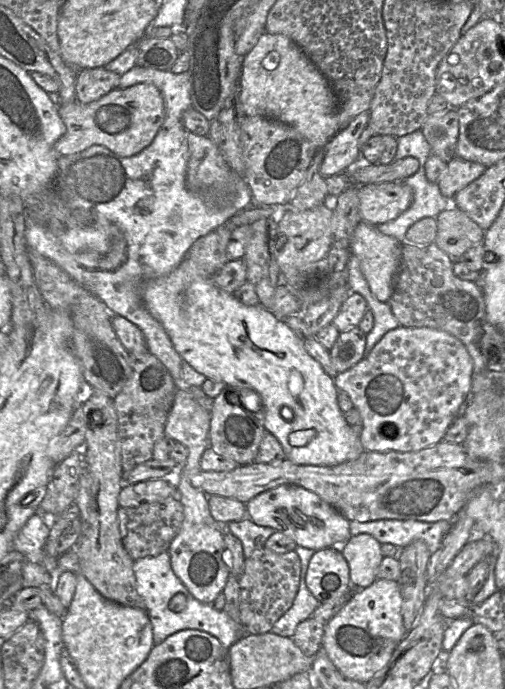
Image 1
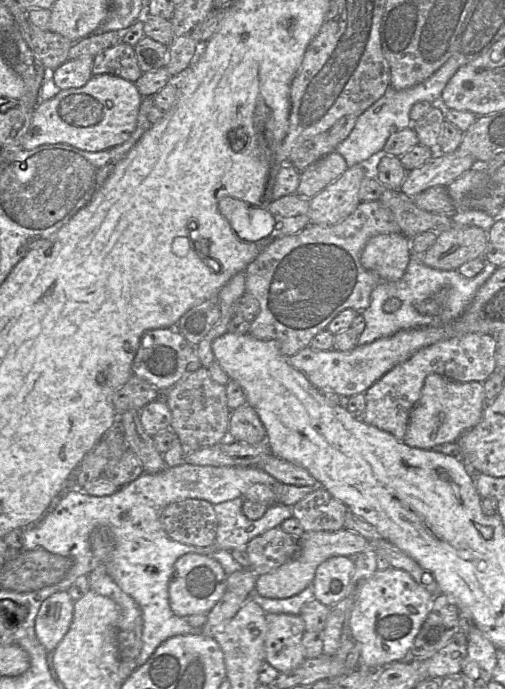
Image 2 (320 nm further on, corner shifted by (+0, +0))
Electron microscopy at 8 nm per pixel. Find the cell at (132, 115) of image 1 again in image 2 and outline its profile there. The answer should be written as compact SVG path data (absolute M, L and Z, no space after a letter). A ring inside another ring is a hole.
M111 74L92 75L80 88L60 90L53 98L38 102L29 128L21 139L23 150L44 144L69 144L97 152L121 145L137 126L142 96L134 83Z

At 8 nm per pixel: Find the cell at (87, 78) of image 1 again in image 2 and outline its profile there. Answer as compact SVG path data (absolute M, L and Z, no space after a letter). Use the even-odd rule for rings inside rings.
M117 43L93 57L92 75L111 74L135 83L142 72L138 66L134 47Z

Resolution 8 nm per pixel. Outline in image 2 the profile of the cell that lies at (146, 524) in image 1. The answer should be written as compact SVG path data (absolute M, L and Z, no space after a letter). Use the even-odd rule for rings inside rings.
M185 499L167 505L160 522L174 541L207 547L216 537L217 518L214 505L202 499Z

